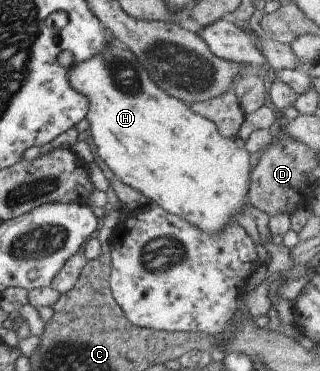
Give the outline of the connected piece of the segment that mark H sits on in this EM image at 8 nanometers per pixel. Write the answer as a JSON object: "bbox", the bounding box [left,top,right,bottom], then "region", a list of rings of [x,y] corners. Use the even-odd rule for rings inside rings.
{"bbox":[65,38,250,234],"region":[[[113,38],[108,41],[106,48],[102,52],[97,52],[86,60],[74,62],[65,71],[68,74],[66,80],[68,81],[69,87],[86,97],[87,107],[84,120],[88,125],[87,135],[91,135],[95,153],[109,167],[115,178],[121,181],[121,183],[125,183],[125,185],[136,189],[139,193],[147,197],[149,201],[157,203],[166,212],[185,218],[190,224],[196,225],[204,232],[209,232],[210,234],[220,232],[227,224],[235,220],[233,214],[237,213],[241,206],[245,204],[243,195],[246,197],[245,192],[248,192],[248,181],[250,180],[250,157],[245,151],[244,140],[241,140],[239,137],[224,138],[222,135],[219,135],[212,121],[194,113],[186,103],[171,97],[168,93],[159,89],[159,86],[149,77],[146,69],[139,63],[139,60],[121,42]]]}

